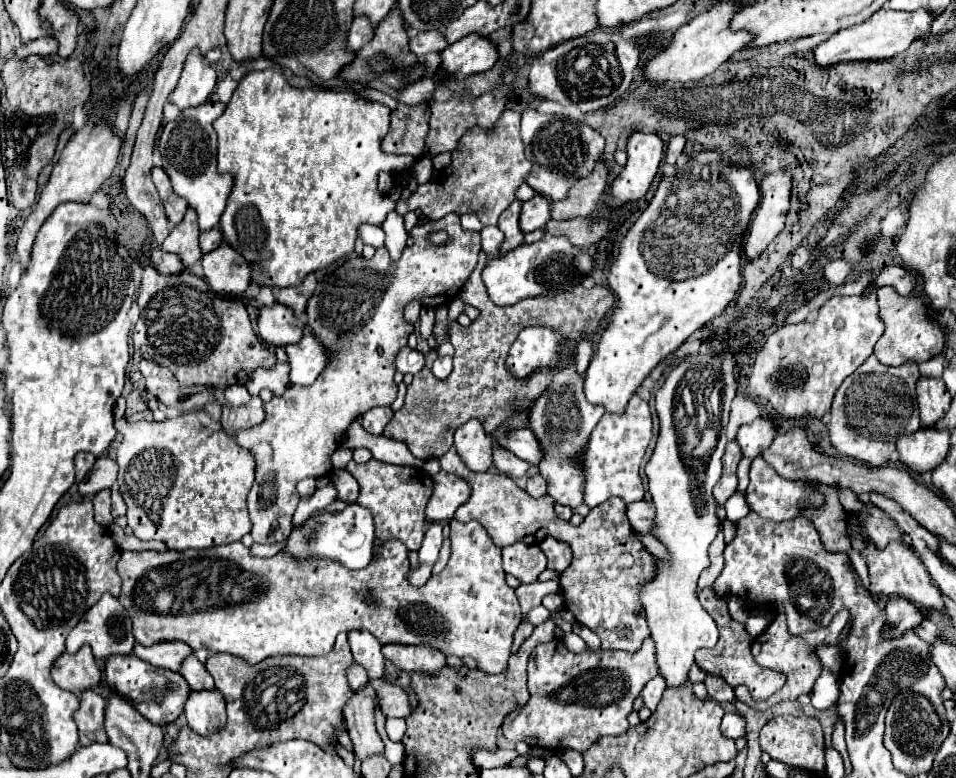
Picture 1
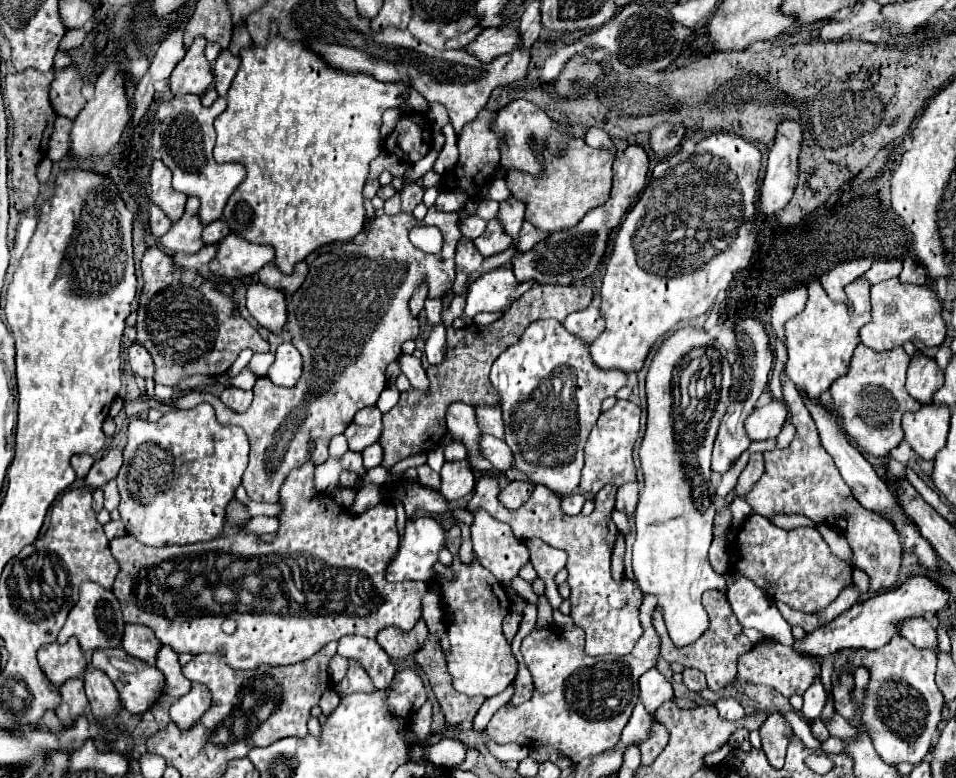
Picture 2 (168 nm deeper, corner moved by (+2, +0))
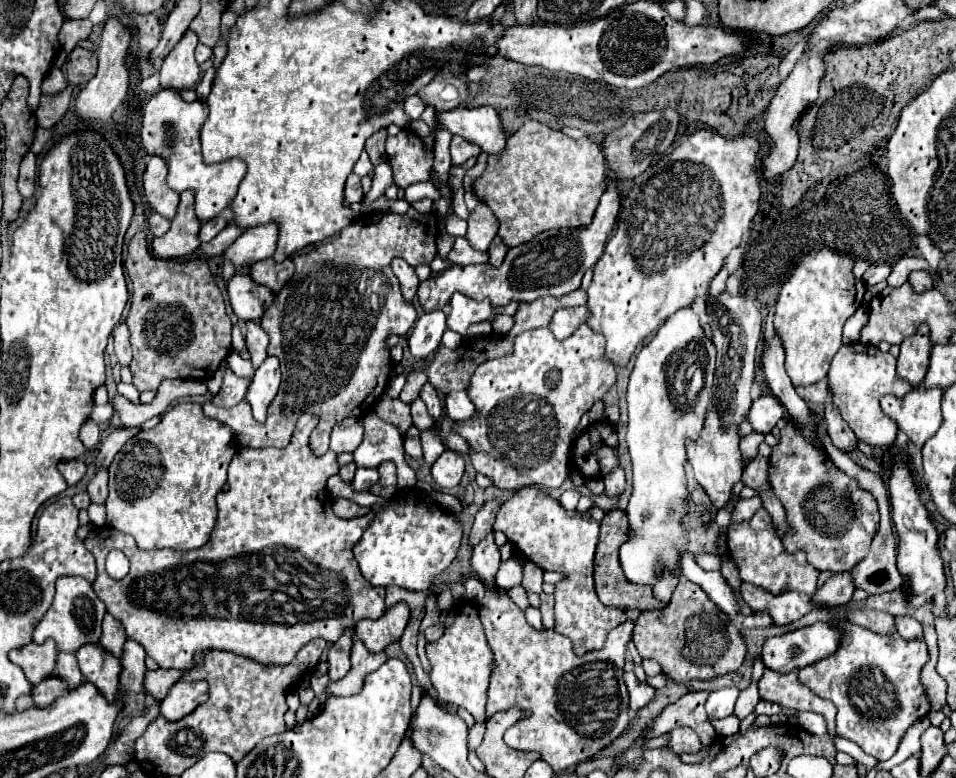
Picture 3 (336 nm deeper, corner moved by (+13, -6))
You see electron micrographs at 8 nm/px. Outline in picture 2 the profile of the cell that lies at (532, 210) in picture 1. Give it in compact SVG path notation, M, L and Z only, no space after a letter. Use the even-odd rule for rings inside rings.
M507 198L503 202L499 202L499 222L503 226L503 230L507 230L507 234L511 238L519 236L521 224L523 224L523 216L525 216L525 206L523 202L517 202L515 198Z

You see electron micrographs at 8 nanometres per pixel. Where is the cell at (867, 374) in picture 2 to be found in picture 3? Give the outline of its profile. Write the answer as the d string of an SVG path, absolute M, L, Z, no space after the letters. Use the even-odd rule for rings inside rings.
M846 344L838 350L828 372L828 388L832 392L832 402L840 410L842 418L848 422L856 436L872 448L888 448L896 440L896 422L888 418L880 408L880 398L886 394L906 396L910 386L896 376L896 358L888 352L878 350L868 344Z

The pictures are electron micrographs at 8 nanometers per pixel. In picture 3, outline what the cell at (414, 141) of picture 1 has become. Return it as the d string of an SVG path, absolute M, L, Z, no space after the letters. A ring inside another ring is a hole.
M402 128L400 134L388 136L386 158L392 164L398 188L408 188L414 182L430 178L432 154L422 150L422 138L410 128Z

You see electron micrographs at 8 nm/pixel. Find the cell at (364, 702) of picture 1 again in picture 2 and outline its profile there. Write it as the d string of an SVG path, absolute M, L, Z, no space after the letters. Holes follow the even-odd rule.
M349 660L347 674L339 682L339 692L351 694L351 692L373 692L373 690L375 690L375 686L369 680L369 676L363 670L363 666L359 666L359 662L355 662L355 660Z

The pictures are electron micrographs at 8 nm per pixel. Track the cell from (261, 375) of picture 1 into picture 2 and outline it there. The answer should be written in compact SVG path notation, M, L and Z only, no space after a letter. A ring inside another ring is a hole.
M271 351L267 353L254 353L249 362L249 368L251 368L257 376L265 376L267 370L269 370L269 366L271 366L271 362L274 362L274 360L275 355Z

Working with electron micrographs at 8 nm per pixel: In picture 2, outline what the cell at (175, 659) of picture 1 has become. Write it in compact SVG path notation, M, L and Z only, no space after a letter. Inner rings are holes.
M125 624L121 648L127 654L131 654L131 656L155 666L155 656L157 656L159 646L161 646L161 642L155 638L155 634L147 626Z

